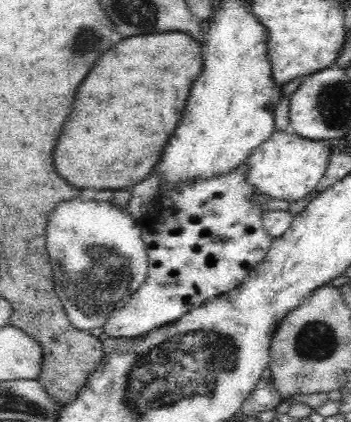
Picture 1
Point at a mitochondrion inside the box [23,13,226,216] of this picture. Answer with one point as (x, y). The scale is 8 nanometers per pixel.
(87, 46)

